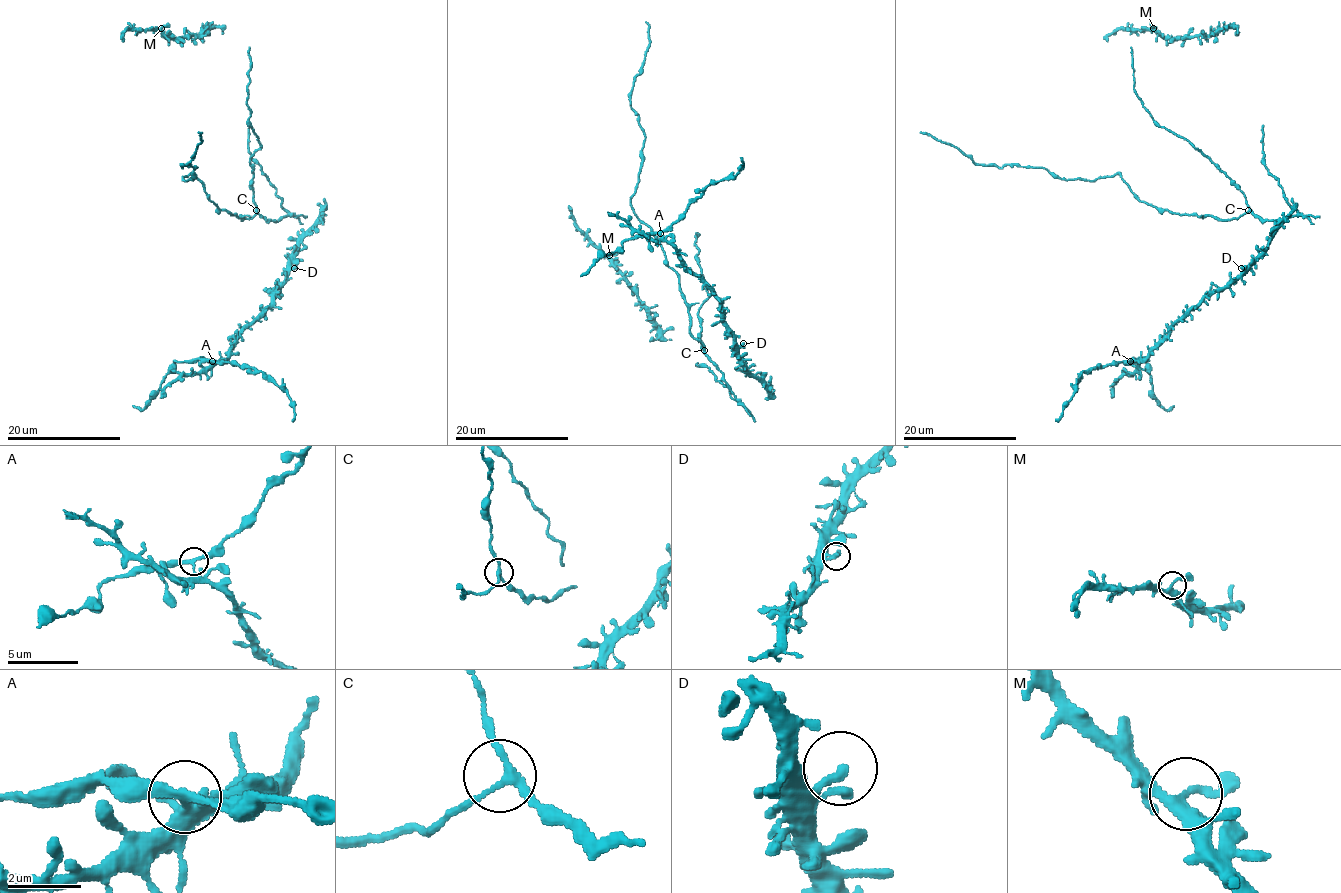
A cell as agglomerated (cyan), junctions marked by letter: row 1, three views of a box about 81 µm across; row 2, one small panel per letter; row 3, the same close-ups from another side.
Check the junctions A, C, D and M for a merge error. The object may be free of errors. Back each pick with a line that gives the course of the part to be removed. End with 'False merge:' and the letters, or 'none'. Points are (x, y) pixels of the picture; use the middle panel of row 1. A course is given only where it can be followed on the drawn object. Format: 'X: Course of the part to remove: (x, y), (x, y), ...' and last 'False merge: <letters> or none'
A: Course of the part to remove: (660, 232), (667, 231), (701, 192), (738, 172), (743, 164), (740, 157)
False merge: A

